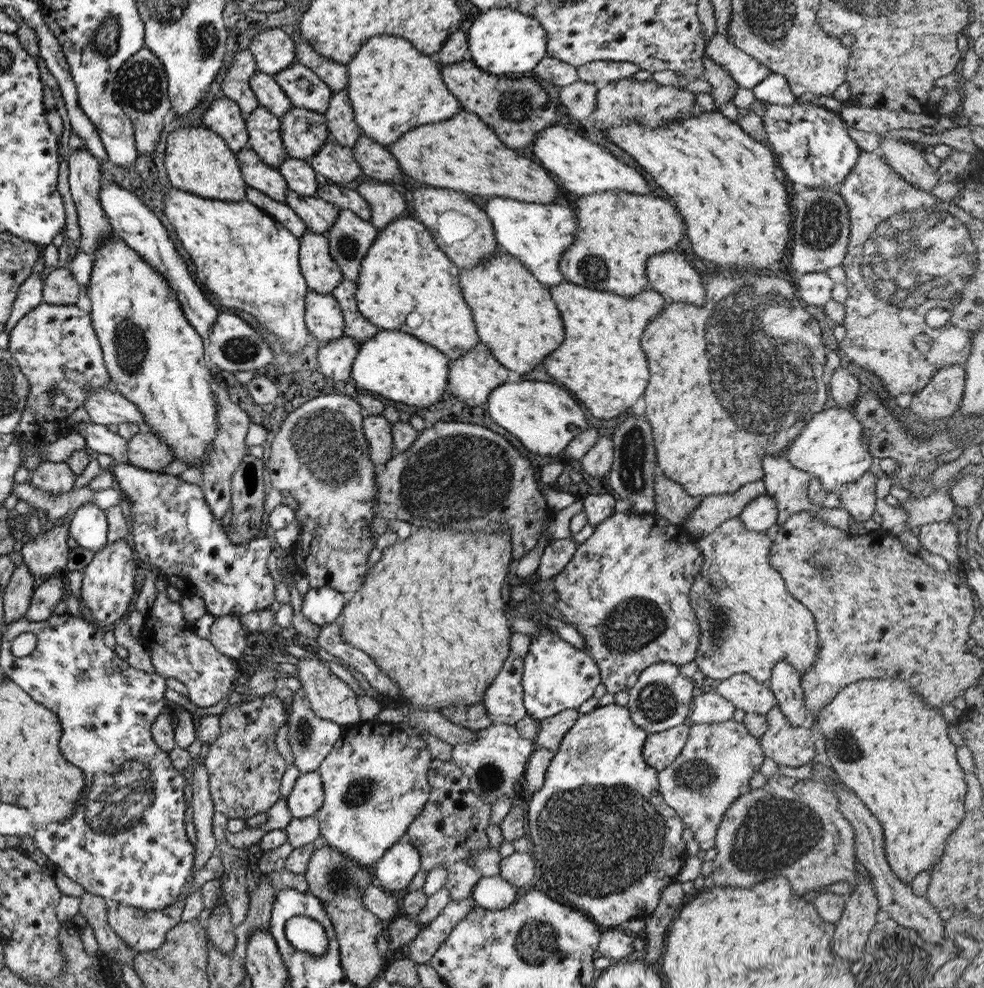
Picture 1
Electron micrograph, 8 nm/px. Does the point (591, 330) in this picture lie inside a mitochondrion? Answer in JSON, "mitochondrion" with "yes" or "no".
{"mitochondrion":"no"}

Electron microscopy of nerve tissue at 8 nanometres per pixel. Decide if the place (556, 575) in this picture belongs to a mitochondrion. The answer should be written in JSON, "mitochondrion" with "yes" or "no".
{"mitochondrion":"no"}

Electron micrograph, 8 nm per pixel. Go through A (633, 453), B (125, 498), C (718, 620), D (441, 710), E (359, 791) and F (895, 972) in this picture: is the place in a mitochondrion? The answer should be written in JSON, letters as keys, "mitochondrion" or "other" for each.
{"A":"mitochondrion","B":"other","C":"mitochondrion","D":"other","E":"mitochondrion","F":"mitochondrion"}

